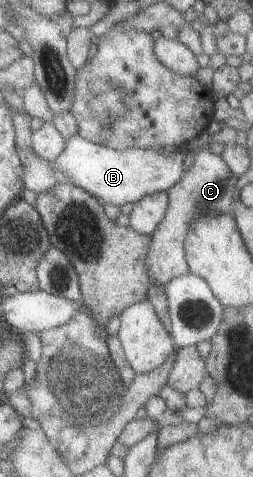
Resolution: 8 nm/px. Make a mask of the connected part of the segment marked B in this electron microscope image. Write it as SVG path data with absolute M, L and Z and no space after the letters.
M77 133L64 141L64 148L59 155L49 162L49 167L59 180L82 189L102 205L115 207L134 204L146 195L166 192L179 180L186 149L176 149L173 154L157 153L141 148L113 150L106 146L88 142Z

